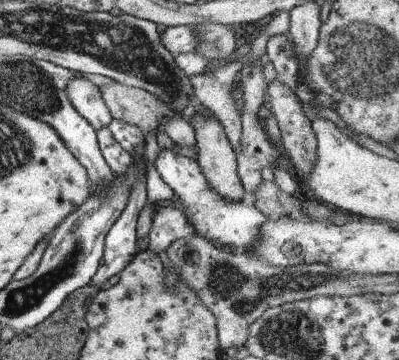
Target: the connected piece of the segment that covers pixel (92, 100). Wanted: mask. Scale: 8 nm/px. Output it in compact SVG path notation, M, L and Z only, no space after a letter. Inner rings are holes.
M83 76L74 78L66 86L66 96L78 114L86 118L96 132L106 128L113 119L100 88Z

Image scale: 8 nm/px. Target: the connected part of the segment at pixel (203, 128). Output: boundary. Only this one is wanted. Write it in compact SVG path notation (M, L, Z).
M192 110L192 113L187 116L187 119L192 125L192 128L194 128L198 154L196 161L200 165L202 174L206 176L208 186L212 190L216 190L224 200L230 200L230 202L240 202L240 200L249 199L245 194L237 171L235 152L232 146L230 146L230 141L218 118L215 118L214 115L205 116Z

